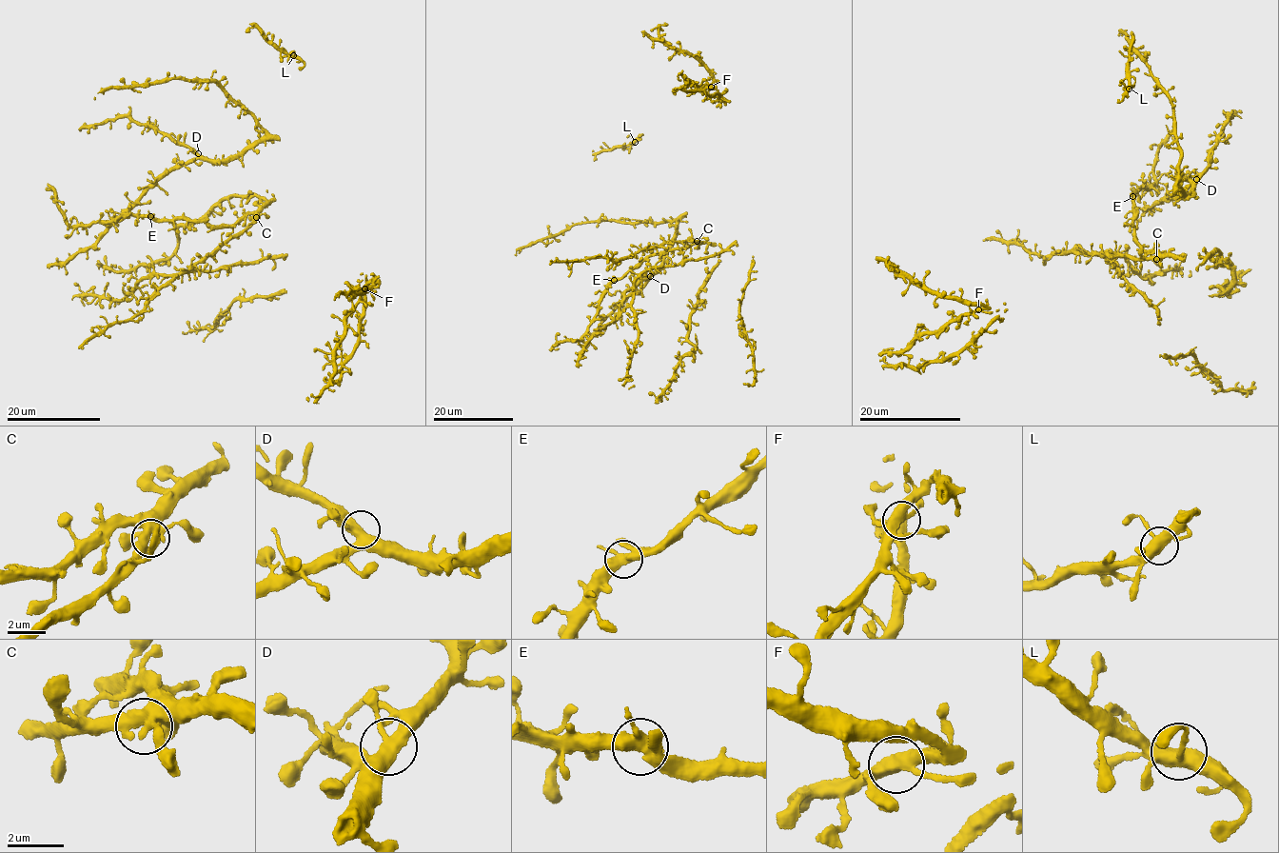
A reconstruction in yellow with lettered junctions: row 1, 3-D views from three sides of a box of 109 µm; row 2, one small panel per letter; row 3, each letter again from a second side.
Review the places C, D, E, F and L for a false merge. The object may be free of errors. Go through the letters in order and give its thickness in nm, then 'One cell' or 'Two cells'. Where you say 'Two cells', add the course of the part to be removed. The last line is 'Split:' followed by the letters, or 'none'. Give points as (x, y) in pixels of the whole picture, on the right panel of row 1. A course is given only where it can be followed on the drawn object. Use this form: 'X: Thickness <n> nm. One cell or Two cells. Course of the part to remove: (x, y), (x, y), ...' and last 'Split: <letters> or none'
C: Thickness 420 nm. One cell
D: Thickness 440 nm. One cell
E: Thickness 440 nm. One cell
F: Thickness 400 nm. One cell
L: Thickness 440 nm. One cell
Split: none

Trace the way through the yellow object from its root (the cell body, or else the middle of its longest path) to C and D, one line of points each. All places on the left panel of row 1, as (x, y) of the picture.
C: (150, 216), (196, 219), (215, 226), (237, 223), (251, 213), (256, 217)
D: (150, 216), (126, 213), (107, 223), (108, 228), (120, 221), (149, 185), (164, 173), (195, 158), (198, 153)

